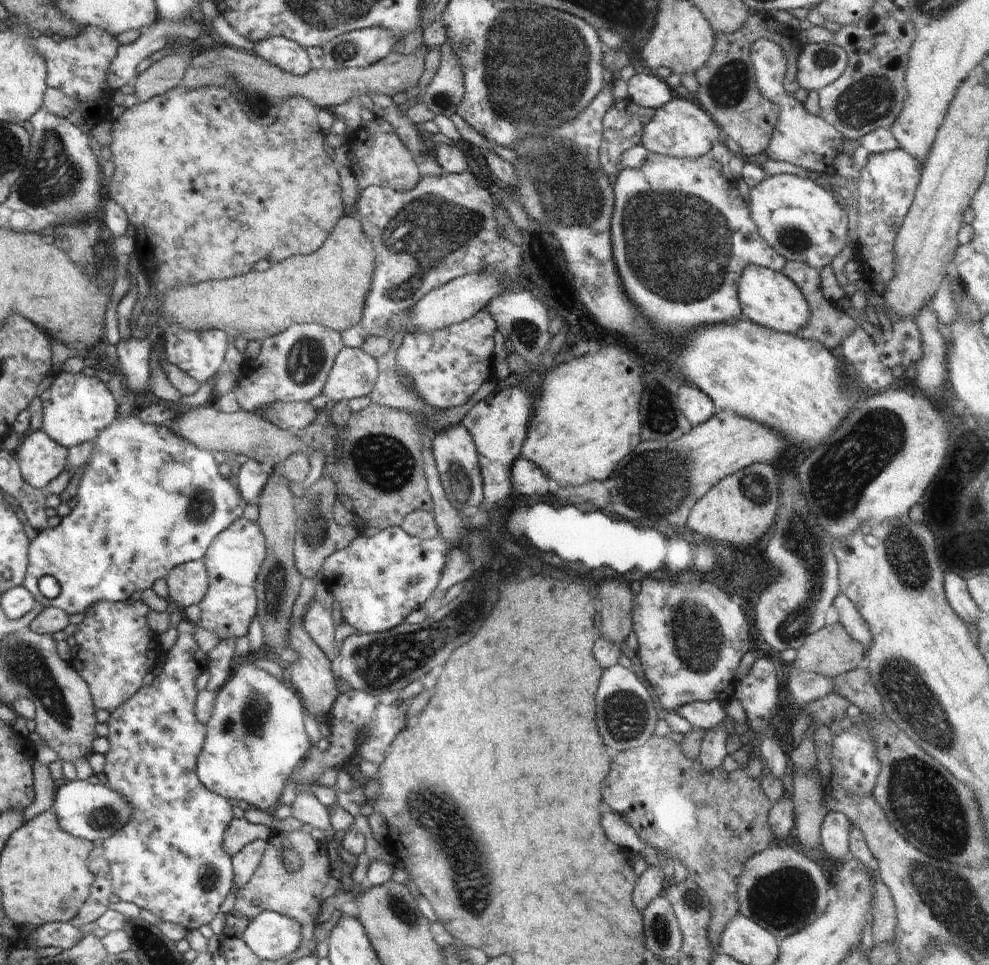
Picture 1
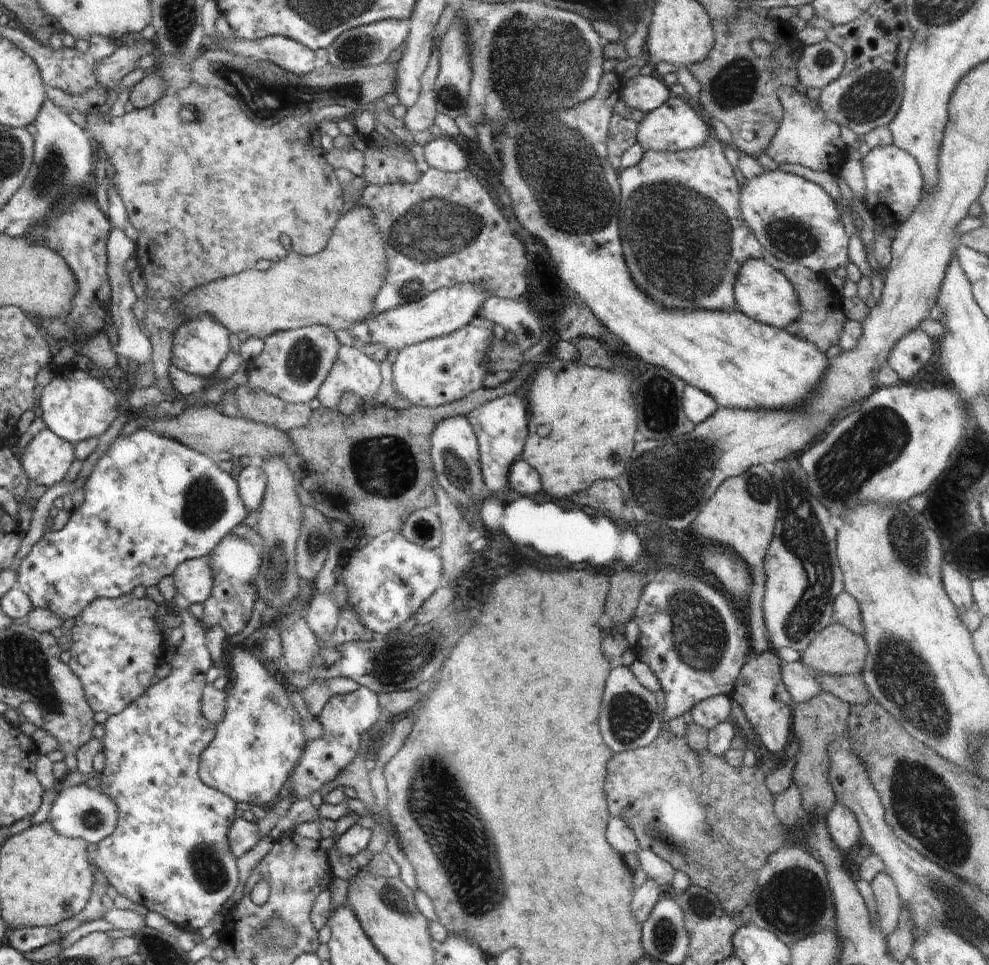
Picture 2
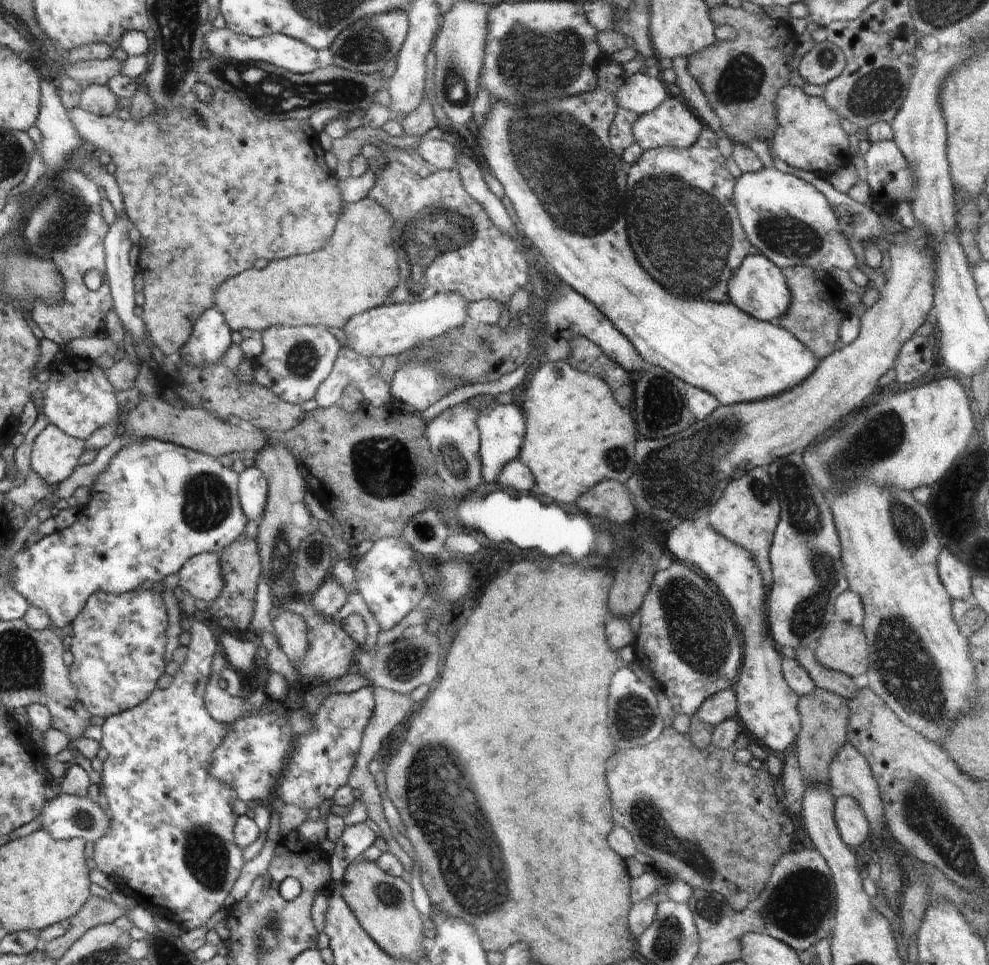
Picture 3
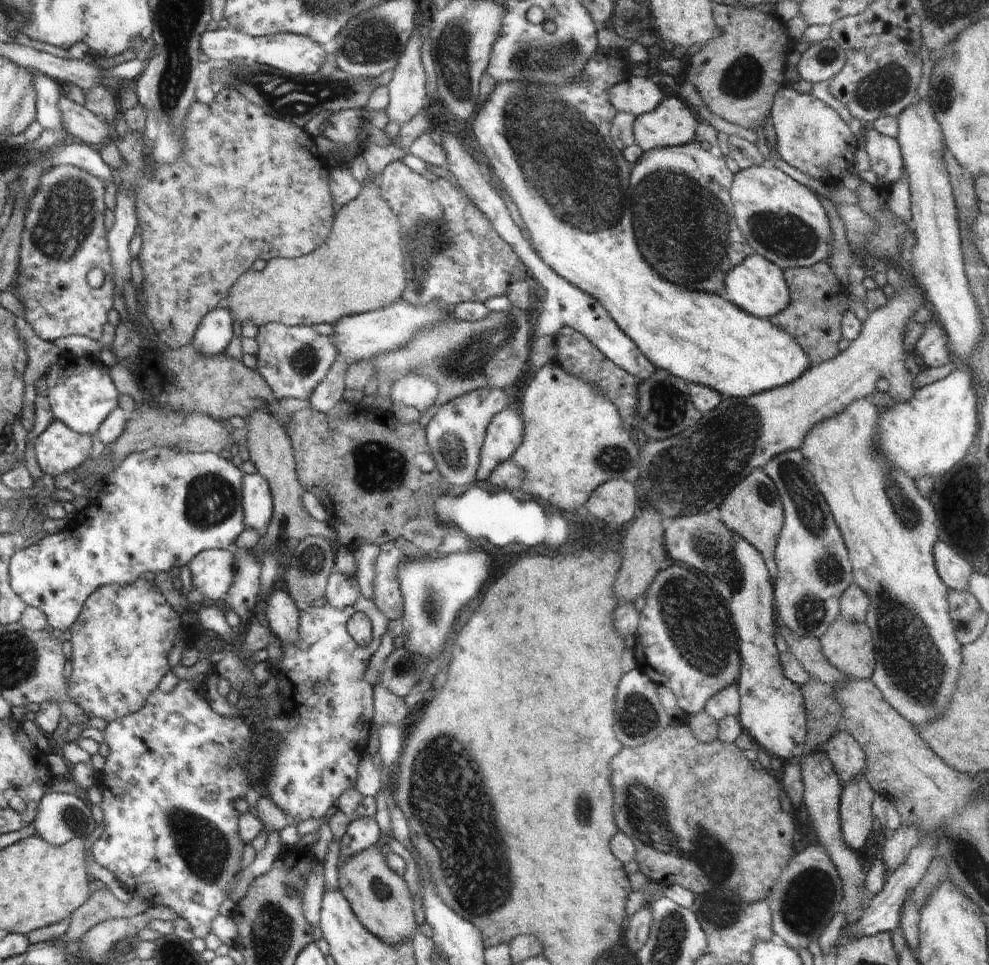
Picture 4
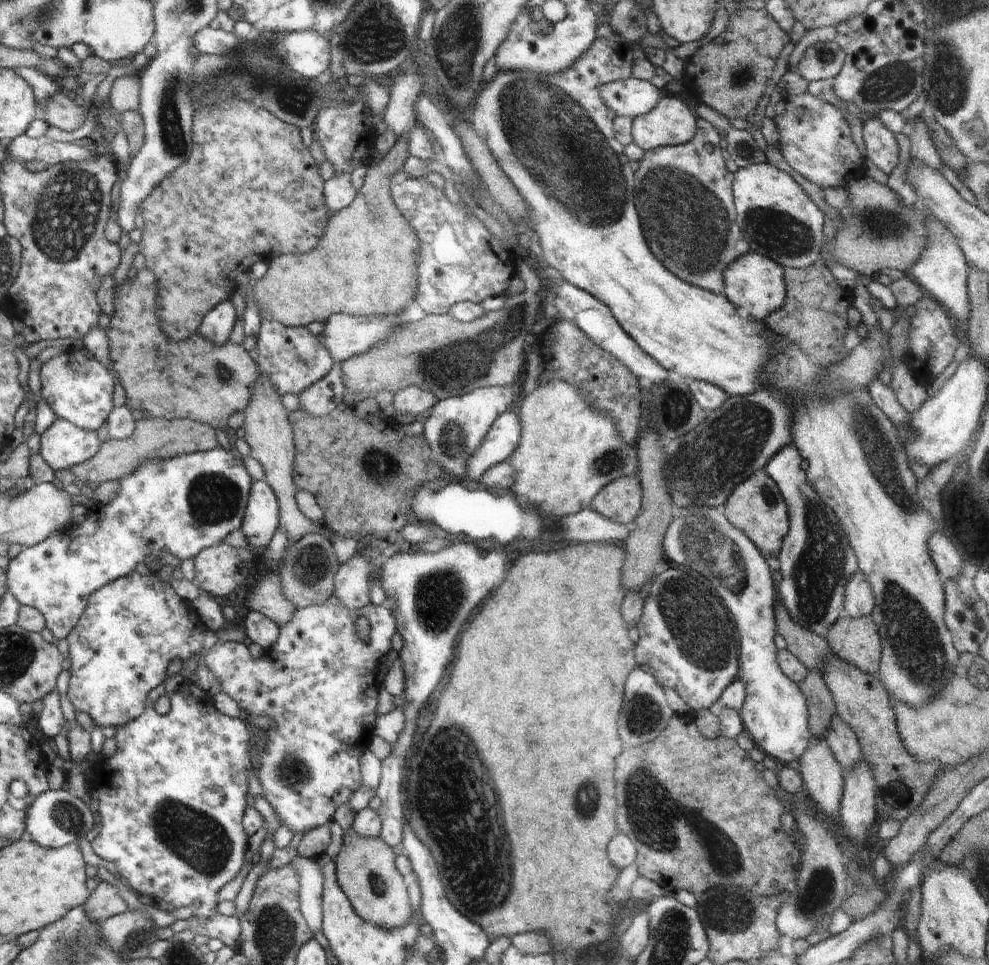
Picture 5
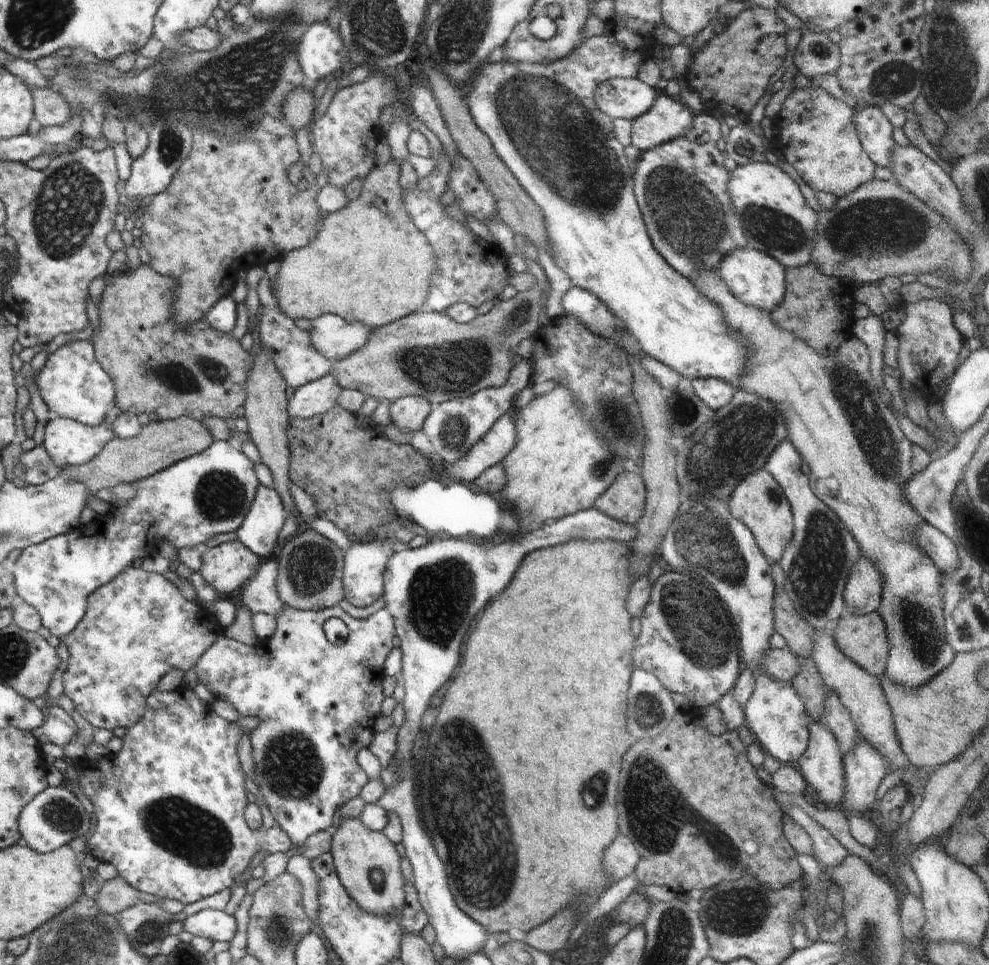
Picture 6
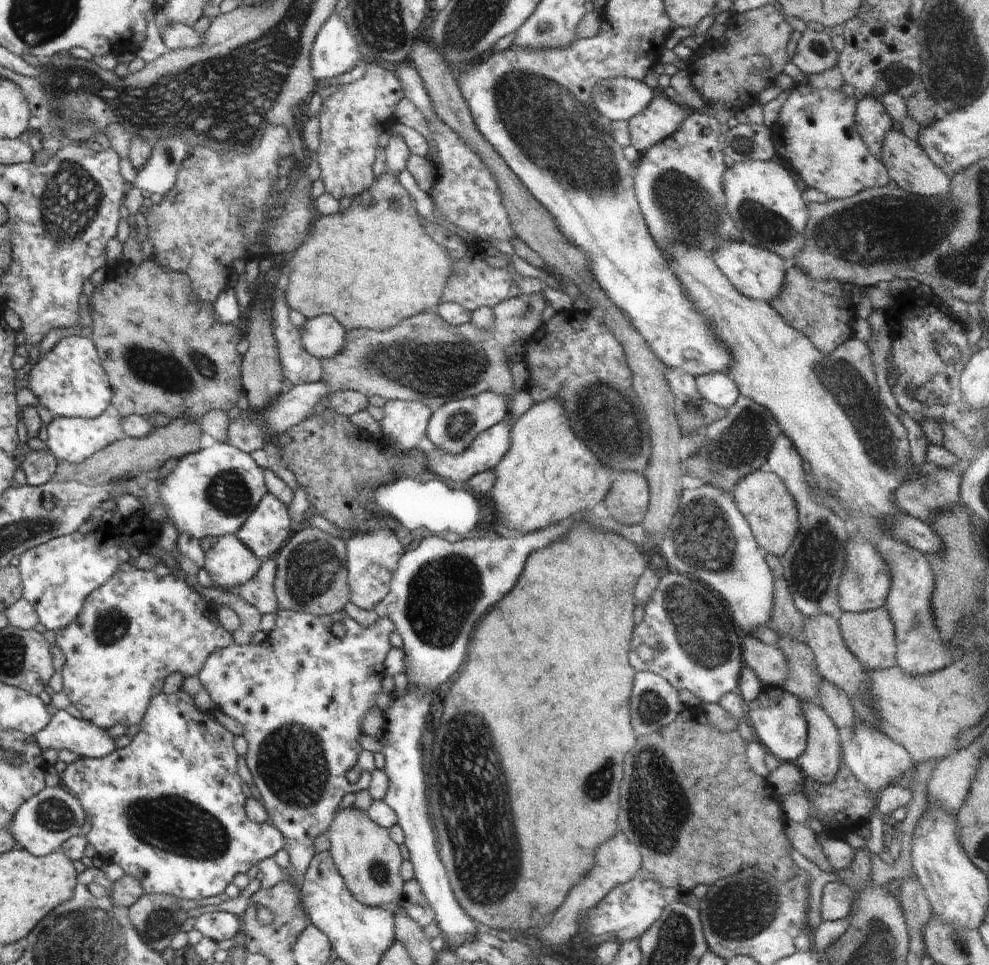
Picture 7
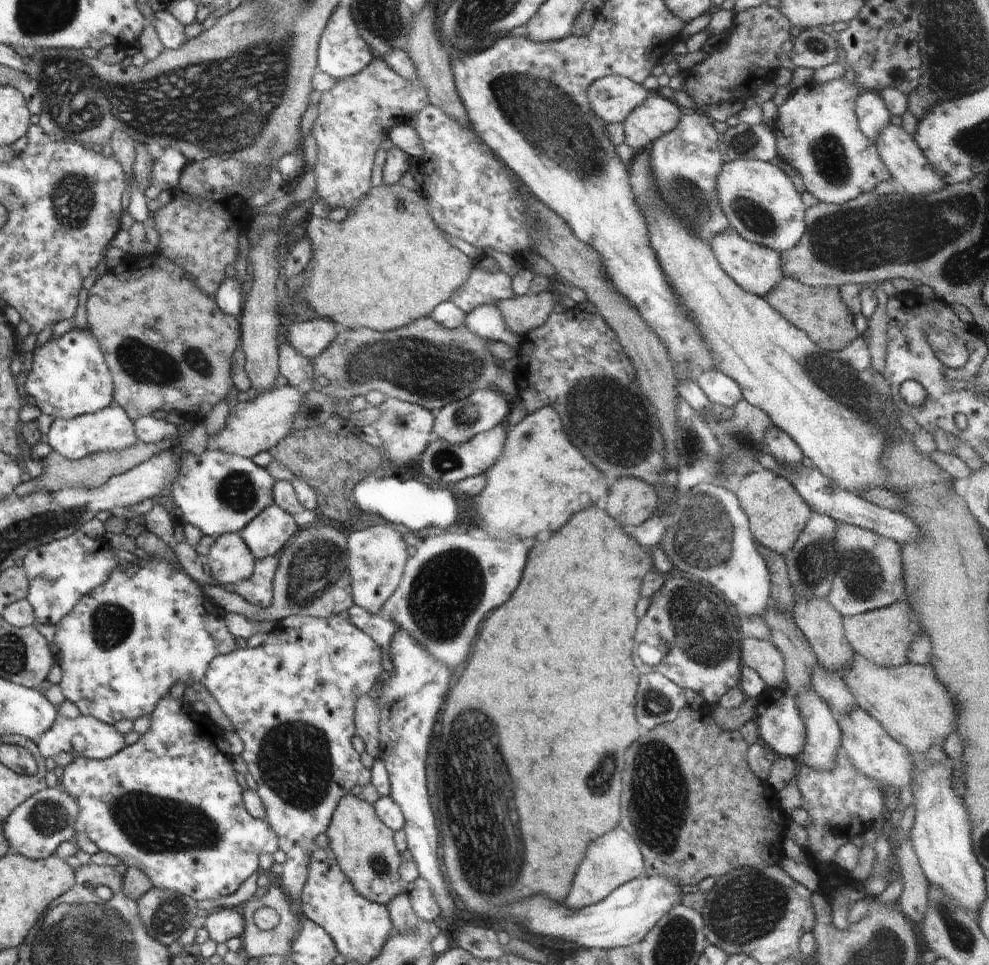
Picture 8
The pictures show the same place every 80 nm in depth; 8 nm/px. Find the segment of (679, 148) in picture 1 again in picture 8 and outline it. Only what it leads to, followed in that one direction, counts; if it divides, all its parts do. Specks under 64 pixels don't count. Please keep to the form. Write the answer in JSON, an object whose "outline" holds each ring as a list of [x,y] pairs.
{"outline":[[[652,92],[622,123],[624,143],[633,148],[636,155],[648,150],[657,138],[678,124],[681,116],[680,107],[674,100],[669,101],[658,92]]]}

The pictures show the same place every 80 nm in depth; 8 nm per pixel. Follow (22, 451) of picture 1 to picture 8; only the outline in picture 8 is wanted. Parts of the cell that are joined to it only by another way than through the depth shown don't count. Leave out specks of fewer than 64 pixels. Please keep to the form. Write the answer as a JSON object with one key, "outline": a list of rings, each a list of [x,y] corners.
{"outline":[[[116,404],[73,419],[55,419],[44,439],[52,446],[52,450],[70,460],[84,459],[85,456],[102,451],[123,451],[140,441],[132,418]]]}

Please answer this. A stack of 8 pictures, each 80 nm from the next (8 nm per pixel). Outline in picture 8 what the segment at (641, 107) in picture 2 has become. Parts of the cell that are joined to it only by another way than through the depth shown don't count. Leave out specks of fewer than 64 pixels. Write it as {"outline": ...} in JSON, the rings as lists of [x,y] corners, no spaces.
{"outline":[[[606,75],[588,87],[590,108],[606,124],[623,123],[626,117],[645,103],[648,92],[633,77]]]}

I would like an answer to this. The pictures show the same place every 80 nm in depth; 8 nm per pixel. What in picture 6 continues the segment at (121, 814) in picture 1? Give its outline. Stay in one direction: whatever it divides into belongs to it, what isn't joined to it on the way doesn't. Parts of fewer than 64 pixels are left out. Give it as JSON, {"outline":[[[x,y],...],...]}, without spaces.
{"outline":[[[64,786],[45,788],[21,812],[18,822],[22,842],[39,853],[56,851],[60,846],[68,844],[76,836],[88,836],[86,830],[90,826],[90,818],[84,812],[80,800]]]}

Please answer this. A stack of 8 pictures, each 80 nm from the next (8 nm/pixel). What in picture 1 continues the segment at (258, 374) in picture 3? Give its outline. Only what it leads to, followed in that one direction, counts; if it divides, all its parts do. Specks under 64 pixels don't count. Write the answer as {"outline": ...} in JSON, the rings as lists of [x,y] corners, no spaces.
{"outline":[[[296,324],[289,326],[284,332],[271,336],[261,343],[261,351],[255,360],[245,364],[242,374],[236,379],[234,386],[237,402],[242,411],[256,412],[257,408],[265,407],[274,401],[308,402],[315,396],[321,395],[322,387],[332,368],[336,355],[344,346],[341,333],[318,324]]]}

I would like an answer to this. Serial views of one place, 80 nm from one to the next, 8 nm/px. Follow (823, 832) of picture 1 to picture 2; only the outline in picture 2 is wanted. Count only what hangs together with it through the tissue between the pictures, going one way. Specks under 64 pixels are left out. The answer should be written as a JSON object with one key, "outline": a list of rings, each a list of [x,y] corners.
{"outline":[[[836,804],[825,816],[828,832],[834,840],[834,844],[844,853],[852,849],[860,842],[860,828],[854,818],[854,814],[844,808],[842,804]]]}

